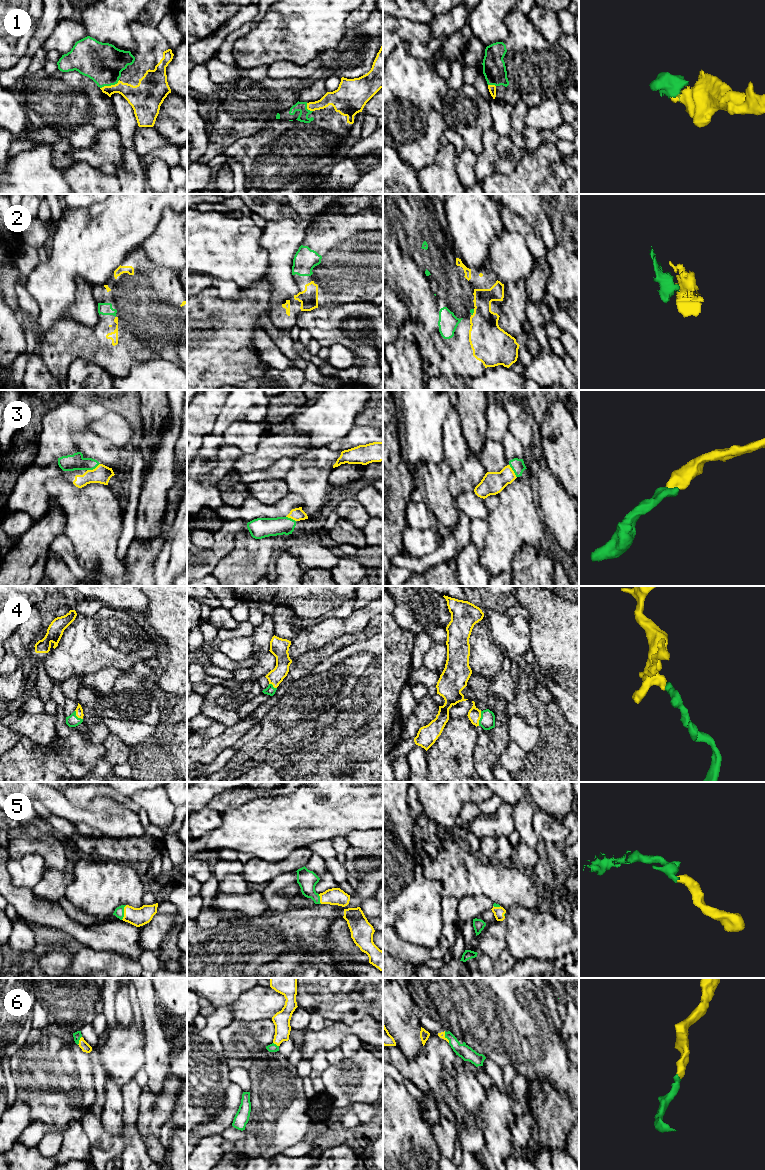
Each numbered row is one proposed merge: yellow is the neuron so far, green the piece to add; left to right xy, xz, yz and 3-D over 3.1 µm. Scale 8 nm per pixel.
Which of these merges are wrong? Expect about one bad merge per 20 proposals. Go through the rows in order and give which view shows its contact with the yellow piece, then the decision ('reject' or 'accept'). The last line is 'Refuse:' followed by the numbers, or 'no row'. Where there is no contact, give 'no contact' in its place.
1: xy | accept
2: yz | accept
3: xy | accept
4: yz | accept
5: xy | accept
6: xy | accept
Refuse: no row

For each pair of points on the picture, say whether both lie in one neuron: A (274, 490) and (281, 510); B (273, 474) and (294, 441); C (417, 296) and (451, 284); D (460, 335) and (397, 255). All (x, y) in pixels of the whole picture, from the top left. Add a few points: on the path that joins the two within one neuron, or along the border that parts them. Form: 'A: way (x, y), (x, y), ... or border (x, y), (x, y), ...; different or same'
A: border (289, 491), (274, 504), (263, 504), (255, 499); different
B: border (288, 456), (282, 456), (266, 468), (263, 468); different
C: way (425, 298), (437, 298), (443, 292); same
D: way (440, 315), (415, 290), (415, 273); same

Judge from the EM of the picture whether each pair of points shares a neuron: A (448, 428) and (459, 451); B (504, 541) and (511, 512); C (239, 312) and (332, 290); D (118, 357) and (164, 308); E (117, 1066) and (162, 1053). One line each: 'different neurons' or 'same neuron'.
A: same neuron
B: same neuron
C: same neuron
D: same neuron
E: different neurons

